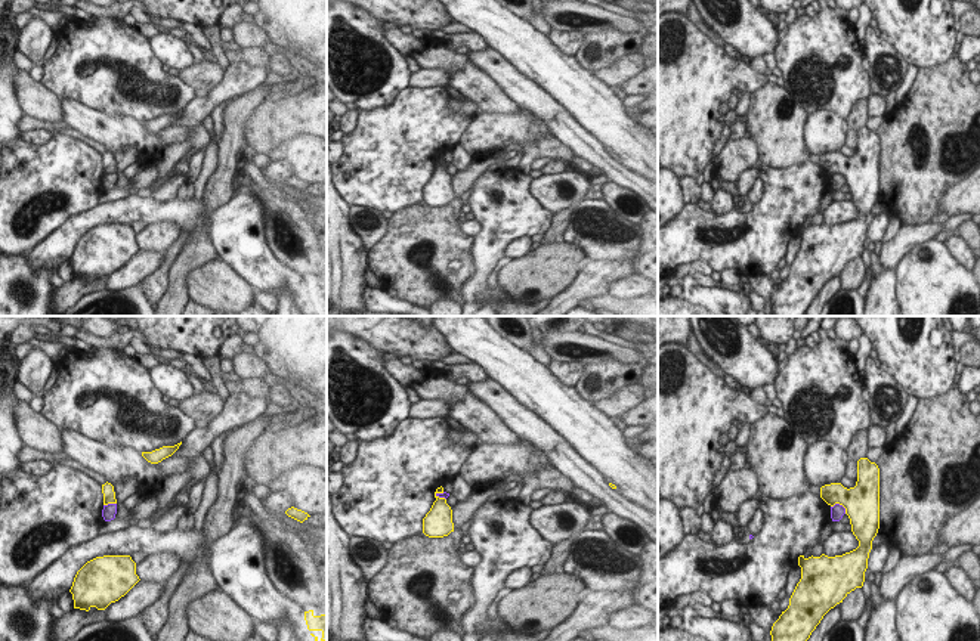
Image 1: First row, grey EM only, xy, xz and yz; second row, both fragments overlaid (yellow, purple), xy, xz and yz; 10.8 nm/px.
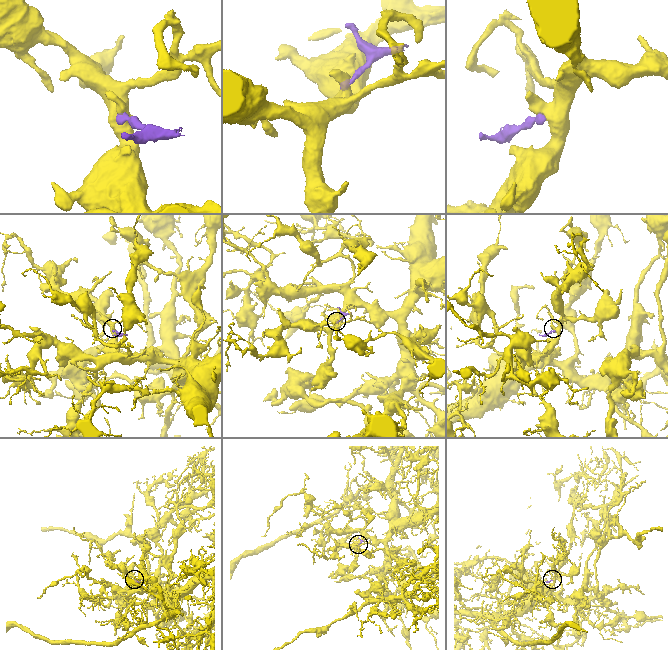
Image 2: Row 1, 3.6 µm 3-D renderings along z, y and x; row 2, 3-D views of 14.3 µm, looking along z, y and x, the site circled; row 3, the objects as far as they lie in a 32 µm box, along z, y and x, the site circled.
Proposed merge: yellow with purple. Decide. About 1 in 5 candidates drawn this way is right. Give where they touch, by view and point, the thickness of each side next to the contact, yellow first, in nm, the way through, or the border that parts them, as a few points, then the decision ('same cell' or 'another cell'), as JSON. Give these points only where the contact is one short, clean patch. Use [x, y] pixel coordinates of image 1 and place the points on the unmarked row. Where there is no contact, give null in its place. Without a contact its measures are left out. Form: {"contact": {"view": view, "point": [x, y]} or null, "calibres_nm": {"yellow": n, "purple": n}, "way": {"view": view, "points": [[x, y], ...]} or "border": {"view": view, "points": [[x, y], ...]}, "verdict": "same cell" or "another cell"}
{"contact": {"view": "yz", "point": [840, 173]}, "calibres_nm": {"yellow": 380, "purple": 160}, "border": {"view": "yz", "points": [[831, 175], [840, 173], [846, 182]]}, "verdict": "another cell"}

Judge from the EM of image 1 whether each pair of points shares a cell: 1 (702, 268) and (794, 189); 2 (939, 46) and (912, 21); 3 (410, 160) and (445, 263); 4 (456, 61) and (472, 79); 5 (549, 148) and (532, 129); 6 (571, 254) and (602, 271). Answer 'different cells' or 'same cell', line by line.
1: different cells
2: same cell
3: different cells
4: same cell
5: different cells
6: different cells

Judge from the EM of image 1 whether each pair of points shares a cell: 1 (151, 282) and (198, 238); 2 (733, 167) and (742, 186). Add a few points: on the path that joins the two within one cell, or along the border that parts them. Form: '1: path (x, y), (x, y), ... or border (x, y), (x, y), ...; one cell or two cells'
1: border (169, 272), (167, 288), (158, 300); two cells
2: border (757, 166), (745, 170), (733, 182); two cells

